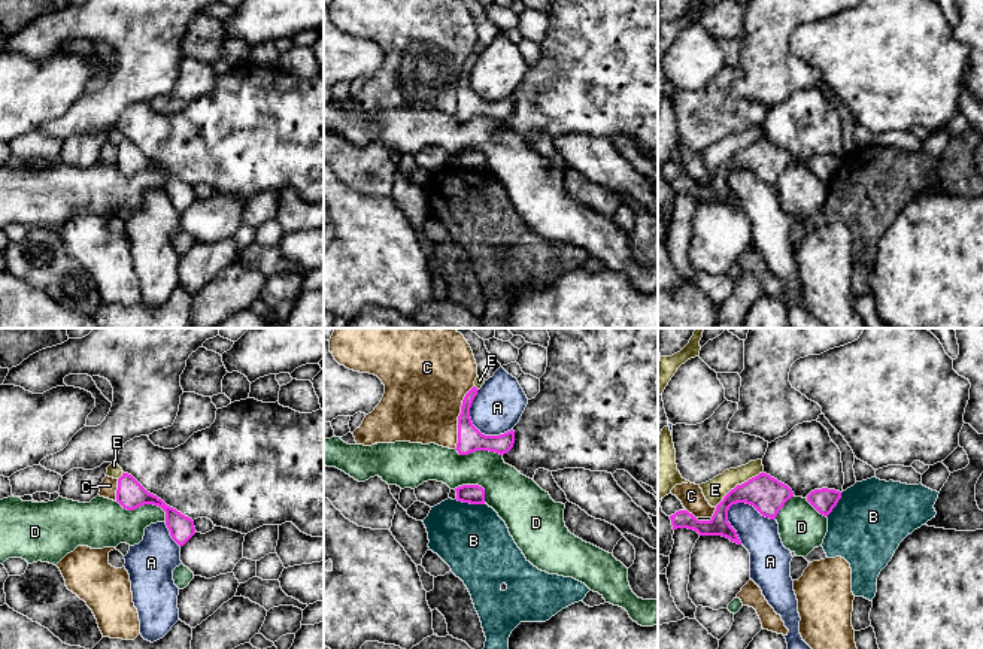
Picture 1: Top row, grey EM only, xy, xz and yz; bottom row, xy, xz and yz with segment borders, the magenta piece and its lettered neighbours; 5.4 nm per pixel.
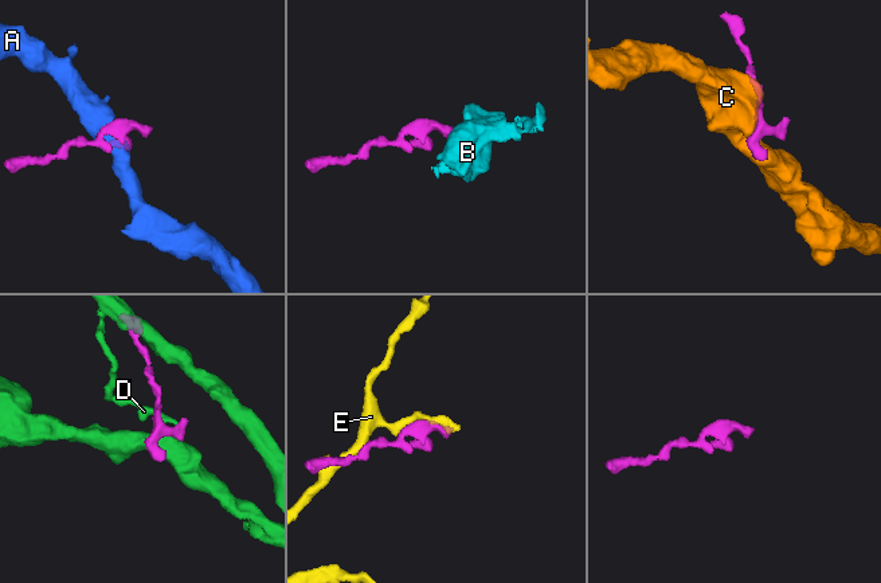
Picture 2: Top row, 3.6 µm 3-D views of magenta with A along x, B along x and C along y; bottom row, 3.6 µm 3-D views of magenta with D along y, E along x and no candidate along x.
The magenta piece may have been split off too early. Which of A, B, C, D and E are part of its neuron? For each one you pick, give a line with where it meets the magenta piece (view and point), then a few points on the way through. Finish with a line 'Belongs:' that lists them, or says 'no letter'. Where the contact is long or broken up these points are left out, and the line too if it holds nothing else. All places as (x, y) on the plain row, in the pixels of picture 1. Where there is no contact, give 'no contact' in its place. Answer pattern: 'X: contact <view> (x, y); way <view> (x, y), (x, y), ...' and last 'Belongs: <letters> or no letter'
Belongs: no letter

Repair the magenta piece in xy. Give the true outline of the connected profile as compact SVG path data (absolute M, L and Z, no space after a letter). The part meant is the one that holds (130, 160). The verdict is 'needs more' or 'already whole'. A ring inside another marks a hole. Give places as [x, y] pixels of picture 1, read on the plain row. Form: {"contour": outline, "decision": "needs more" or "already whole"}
{"contour": "M122 139L118 145L116 167L127 176L134 176L145 170L154 170L166 178L166 191L172 204L183 212L194 200L194 186L176 175L167 172L161 164L148 158L131 140Z", "decision": "already whole"}

